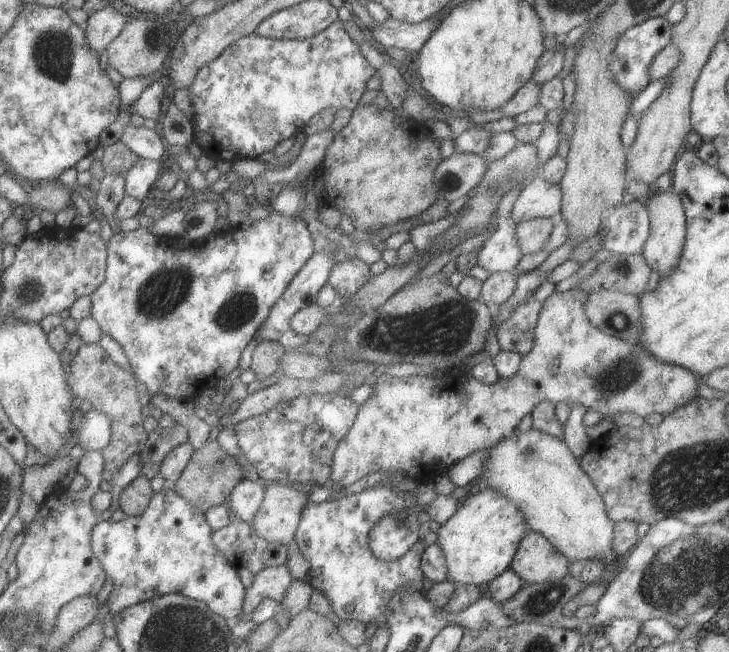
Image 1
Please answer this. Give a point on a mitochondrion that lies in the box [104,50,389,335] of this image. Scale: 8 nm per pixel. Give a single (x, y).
(162, 294)

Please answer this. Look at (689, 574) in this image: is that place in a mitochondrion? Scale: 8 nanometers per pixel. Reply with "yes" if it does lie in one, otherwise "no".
yes

